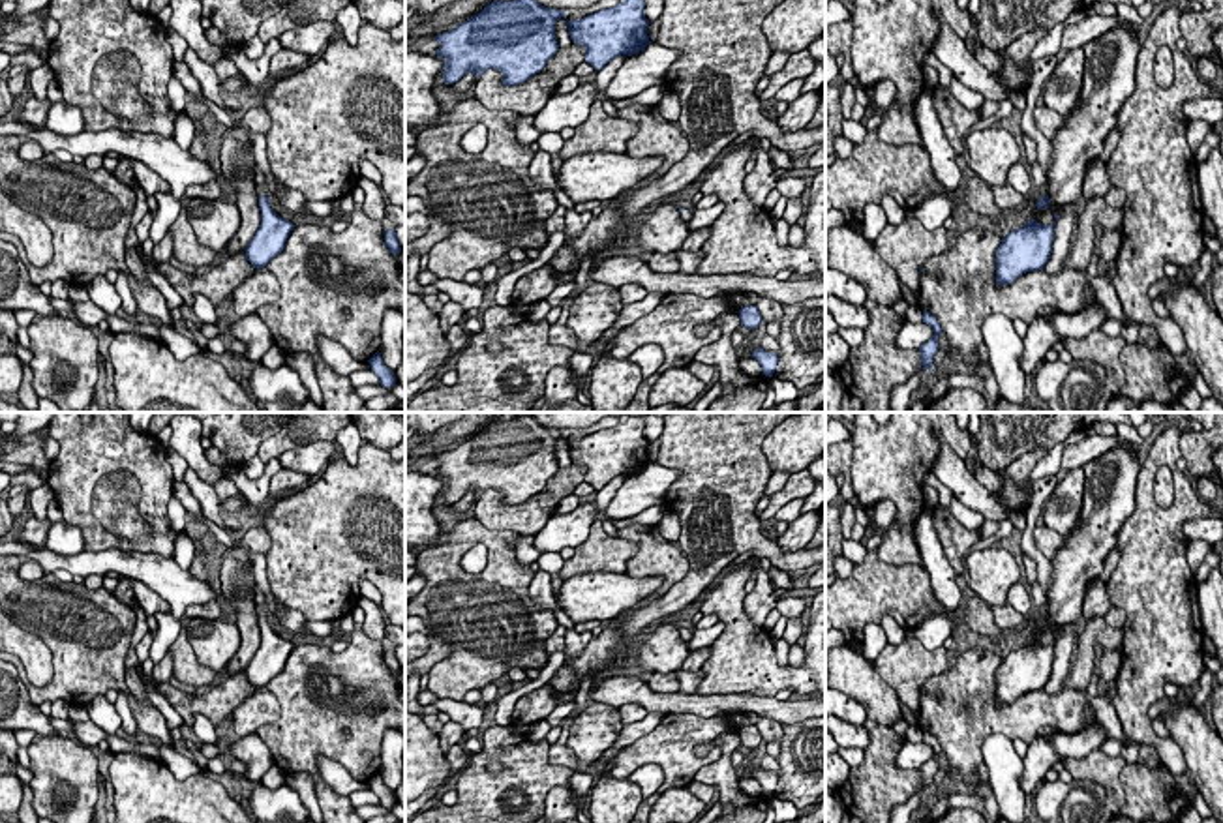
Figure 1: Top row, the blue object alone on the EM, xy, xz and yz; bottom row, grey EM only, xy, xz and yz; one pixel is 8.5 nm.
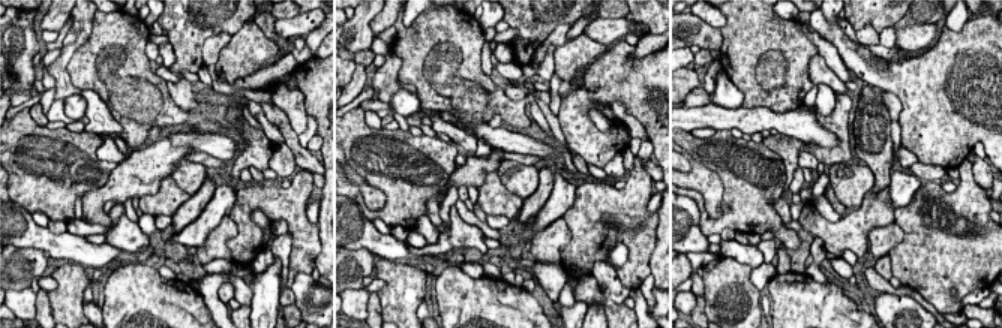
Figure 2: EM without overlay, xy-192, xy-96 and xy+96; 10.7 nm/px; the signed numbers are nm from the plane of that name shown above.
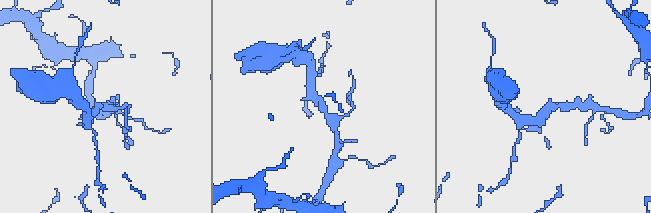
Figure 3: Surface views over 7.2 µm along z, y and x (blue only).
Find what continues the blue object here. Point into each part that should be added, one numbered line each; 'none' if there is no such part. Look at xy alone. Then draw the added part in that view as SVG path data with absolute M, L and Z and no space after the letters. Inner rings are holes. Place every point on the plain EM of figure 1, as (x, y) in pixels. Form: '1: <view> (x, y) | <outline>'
1: xy (259, 563) | M253 551L249 553L249 557L253 561L255 583L264 594L264 604L257 607L257 613L270 617L276 611L276 600L274 600L274 592L272 592L268 577L266 577L266 559L263 553L253 553Z

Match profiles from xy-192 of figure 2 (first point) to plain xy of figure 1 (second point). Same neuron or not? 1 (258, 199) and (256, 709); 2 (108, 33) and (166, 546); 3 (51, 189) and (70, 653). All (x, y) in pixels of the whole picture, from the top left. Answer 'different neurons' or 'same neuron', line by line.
1: different neurons
2: same neuron
3: same neuron

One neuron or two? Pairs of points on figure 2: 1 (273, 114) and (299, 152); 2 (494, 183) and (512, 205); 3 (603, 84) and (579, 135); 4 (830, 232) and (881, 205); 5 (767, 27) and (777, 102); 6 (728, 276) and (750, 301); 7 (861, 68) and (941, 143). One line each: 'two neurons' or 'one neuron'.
1: one neuron
2: one neuron
3: one neuron
4: one neuron
5: one neuron
6: one neuron
7: one neuron

